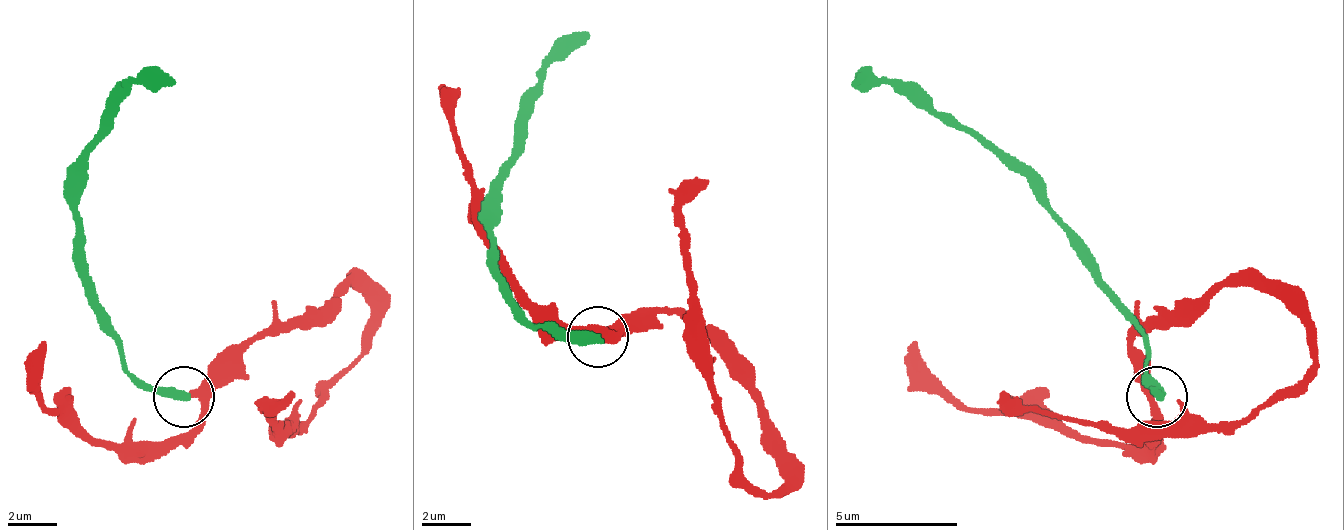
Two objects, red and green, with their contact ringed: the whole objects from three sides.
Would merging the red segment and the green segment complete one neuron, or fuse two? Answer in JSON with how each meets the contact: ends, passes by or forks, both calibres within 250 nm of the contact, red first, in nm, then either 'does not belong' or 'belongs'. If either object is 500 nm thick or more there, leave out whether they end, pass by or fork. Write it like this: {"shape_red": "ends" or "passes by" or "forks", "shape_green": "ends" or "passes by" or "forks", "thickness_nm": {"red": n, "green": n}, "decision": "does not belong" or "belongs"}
{"shape_red": "passes by", "shape_green": "ends", "thickness_nm": {"red": 240, "green": 400}, "decision": "does not belong"}

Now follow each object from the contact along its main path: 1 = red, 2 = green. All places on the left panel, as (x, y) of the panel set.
1: (185, 398), (339, 287), (357, 287), (370, 312), (370, 342), (308, 422), (283, 429), (265, 410), (296, 392)
2: (185, 398), (123, 367), (74, 207), (99, 121), (136, 84), (173, 84)

